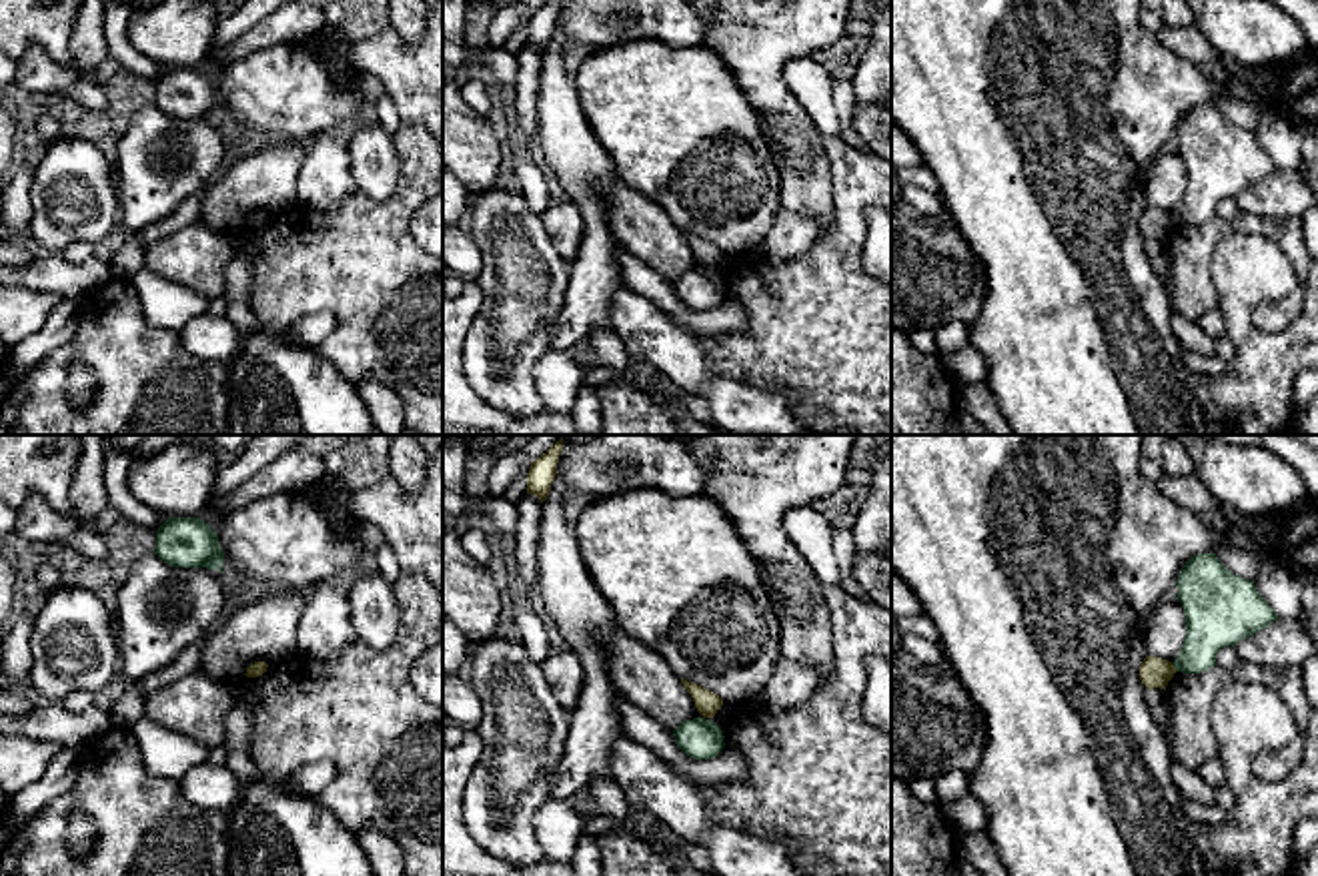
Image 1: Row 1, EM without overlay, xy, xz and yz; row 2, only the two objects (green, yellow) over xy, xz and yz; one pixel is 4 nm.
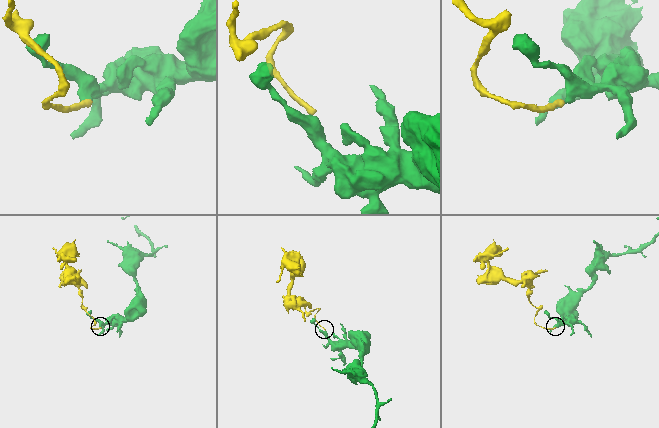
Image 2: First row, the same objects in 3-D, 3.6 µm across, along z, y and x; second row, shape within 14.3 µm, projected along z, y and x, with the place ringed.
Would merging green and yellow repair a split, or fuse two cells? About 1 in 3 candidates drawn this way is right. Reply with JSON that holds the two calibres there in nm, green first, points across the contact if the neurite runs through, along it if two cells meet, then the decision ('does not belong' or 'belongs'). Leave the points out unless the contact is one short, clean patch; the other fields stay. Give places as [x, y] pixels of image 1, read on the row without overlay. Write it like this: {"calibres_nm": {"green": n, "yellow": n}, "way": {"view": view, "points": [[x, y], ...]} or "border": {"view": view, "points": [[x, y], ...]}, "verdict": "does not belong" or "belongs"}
{"calibres_nm": {"green": 240, "yellow": 130}, "border": {"view": "yz", "points": [[1172, 215], [1176, 221]]}, "verdict": "does not belong"}

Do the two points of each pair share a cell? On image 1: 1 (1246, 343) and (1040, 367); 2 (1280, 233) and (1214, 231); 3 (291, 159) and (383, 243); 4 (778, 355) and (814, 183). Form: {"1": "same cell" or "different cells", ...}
{"1": "different cells", "2": "same cell", "3": "different cells", "4": "different cells"}

